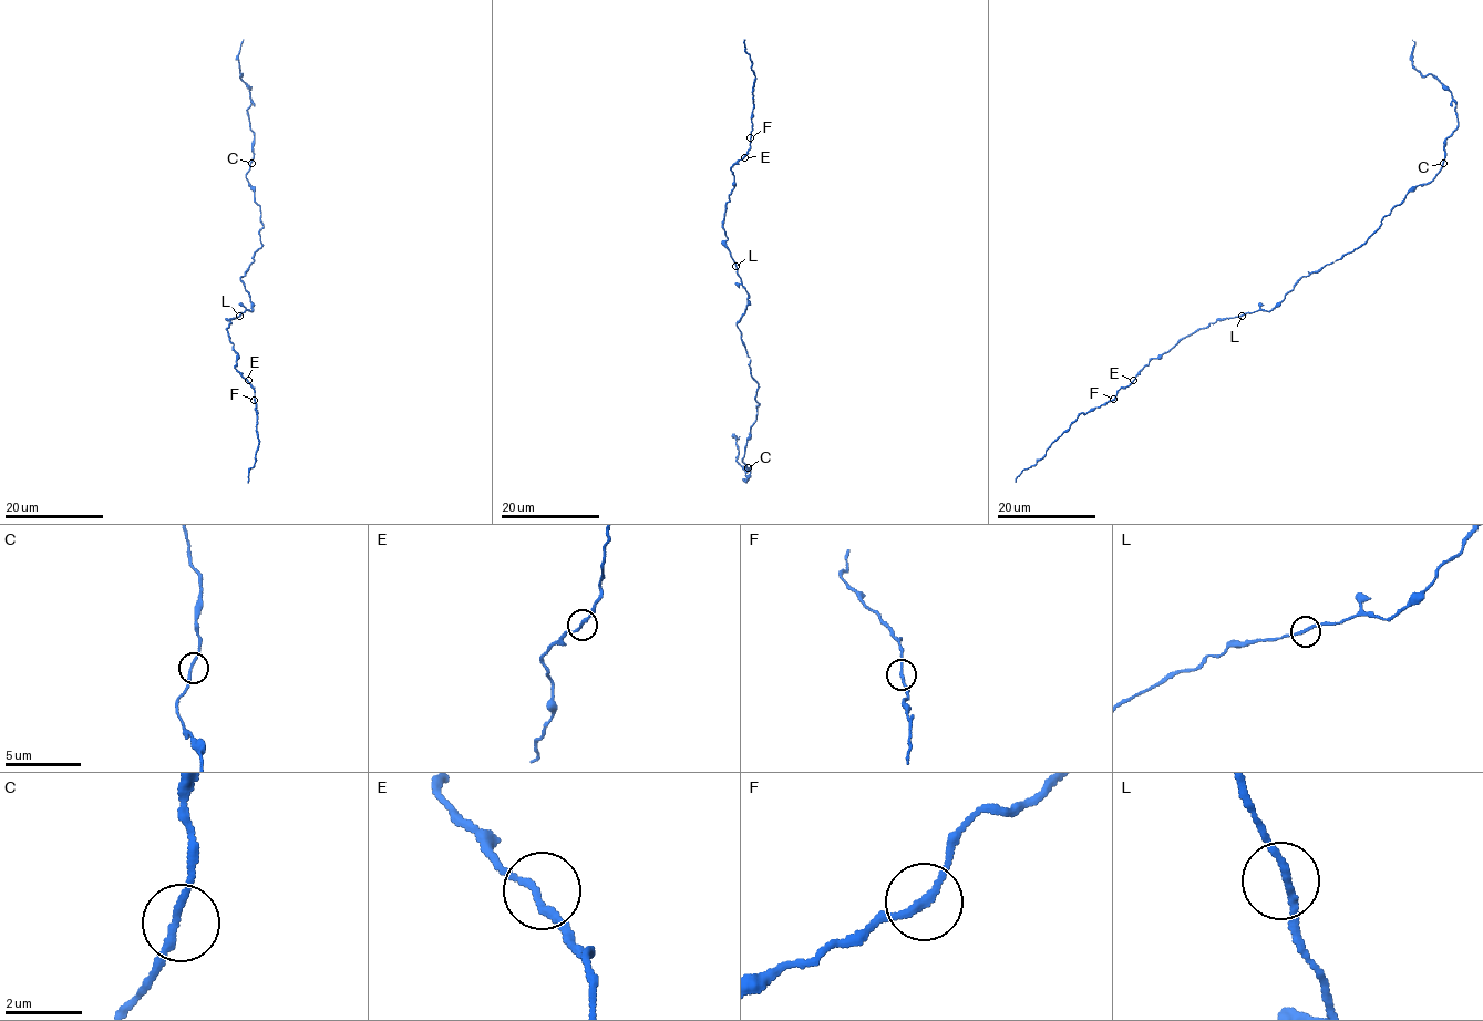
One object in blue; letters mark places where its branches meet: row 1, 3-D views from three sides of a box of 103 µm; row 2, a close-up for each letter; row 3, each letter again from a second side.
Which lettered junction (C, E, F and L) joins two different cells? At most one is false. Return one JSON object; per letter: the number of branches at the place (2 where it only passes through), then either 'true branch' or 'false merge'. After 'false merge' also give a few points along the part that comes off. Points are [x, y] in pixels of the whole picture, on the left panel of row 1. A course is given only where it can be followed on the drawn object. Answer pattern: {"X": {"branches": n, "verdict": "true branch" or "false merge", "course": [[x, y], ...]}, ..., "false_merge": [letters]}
{"C": {"branches": 2, "verdict": "true branch"}, "E": {"branches": 2, "verdict": "true branch"}, "F": {"branches": 2, "verdict": "true branch"}, "L": {"branches": 2, "verdict": "true branch"}, "false_merge": []}

